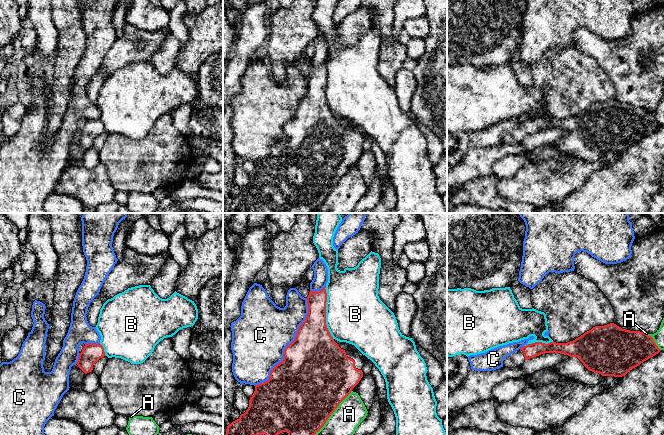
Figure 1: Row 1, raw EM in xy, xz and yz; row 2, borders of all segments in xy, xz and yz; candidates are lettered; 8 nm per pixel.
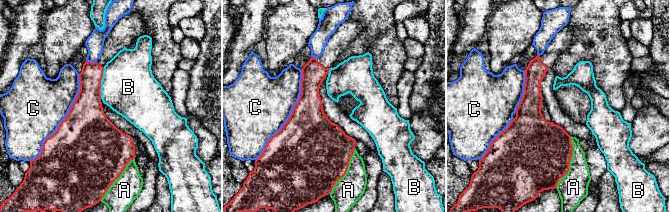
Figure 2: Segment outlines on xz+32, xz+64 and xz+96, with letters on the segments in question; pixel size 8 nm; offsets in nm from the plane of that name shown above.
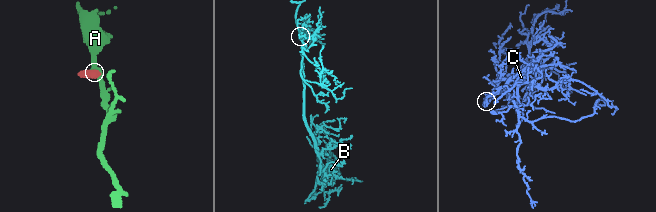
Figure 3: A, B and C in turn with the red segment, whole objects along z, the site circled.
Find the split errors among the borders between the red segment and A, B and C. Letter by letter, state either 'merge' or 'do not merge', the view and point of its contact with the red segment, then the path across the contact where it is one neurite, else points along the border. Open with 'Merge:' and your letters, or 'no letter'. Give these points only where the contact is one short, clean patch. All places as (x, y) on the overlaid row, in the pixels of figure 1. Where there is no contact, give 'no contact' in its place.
Merge: no letter
A: do not merge; meets red in xz at (333, 411)
B: do not merge; meets red in xz at (325, 313)
C: do not merge; meets red in xz at (287, 346)

